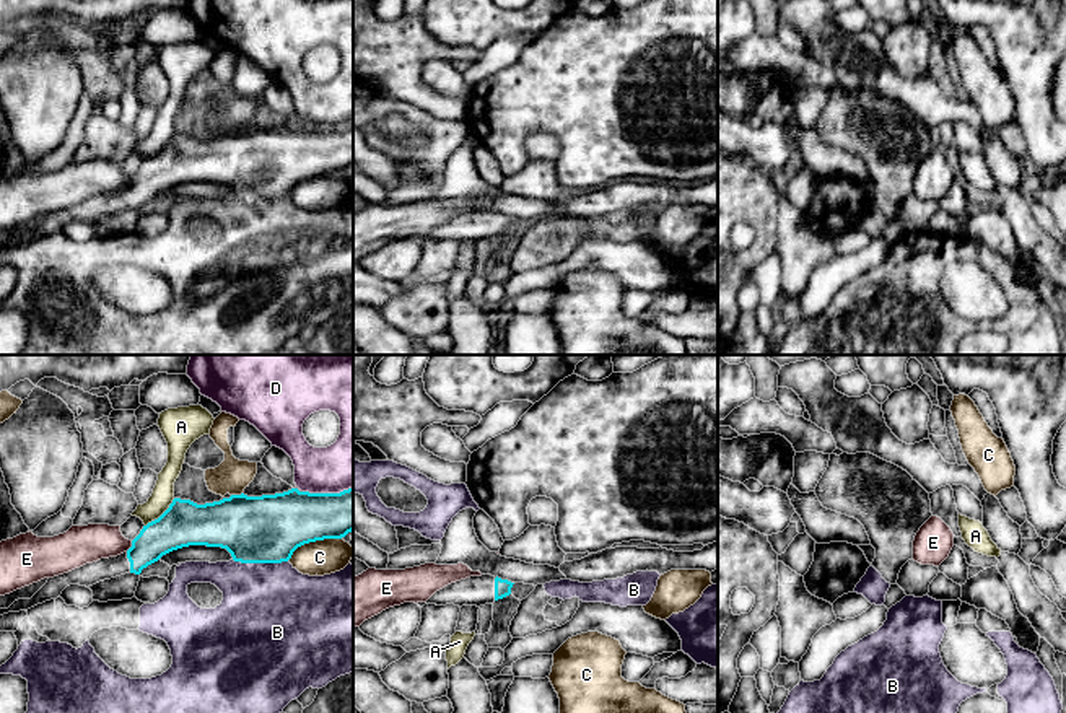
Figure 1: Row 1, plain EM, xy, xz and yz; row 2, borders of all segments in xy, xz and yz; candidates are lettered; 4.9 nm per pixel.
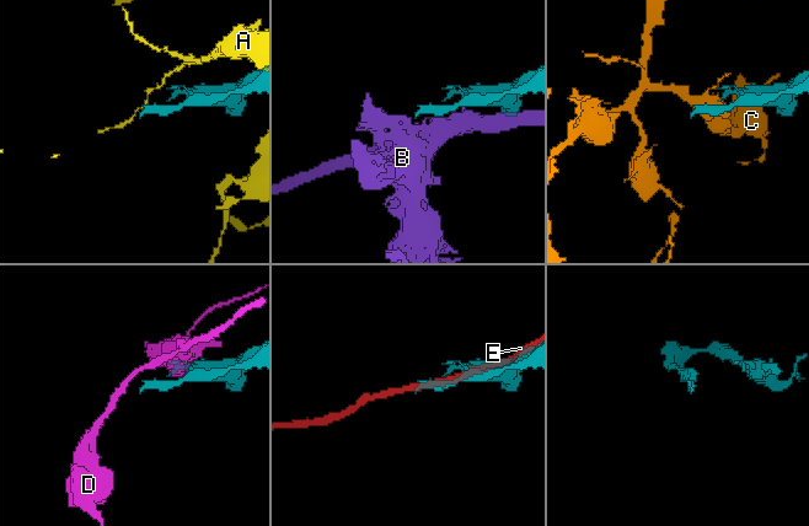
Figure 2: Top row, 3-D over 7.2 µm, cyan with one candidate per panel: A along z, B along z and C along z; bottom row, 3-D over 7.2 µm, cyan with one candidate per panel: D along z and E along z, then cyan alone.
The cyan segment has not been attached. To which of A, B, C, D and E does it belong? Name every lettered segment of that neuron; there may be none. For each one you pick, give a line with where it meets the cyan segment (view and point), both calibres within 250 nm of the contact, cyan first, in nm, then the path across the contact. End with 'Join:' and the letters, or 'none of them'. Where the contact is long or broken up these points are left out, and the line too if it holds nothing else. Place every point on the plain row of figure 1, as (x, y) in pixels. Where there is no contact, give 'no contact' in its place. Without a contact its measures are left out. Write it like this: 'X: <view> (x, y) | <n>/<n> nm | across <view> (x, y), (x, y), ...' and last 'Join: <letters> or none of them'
Join: none of them

